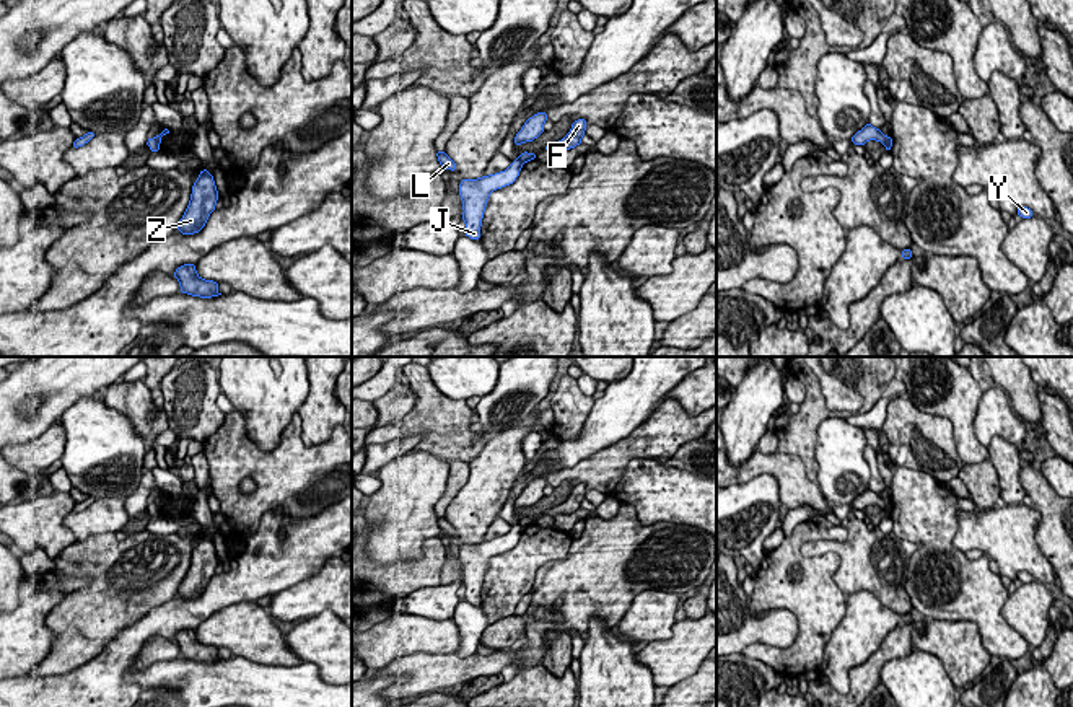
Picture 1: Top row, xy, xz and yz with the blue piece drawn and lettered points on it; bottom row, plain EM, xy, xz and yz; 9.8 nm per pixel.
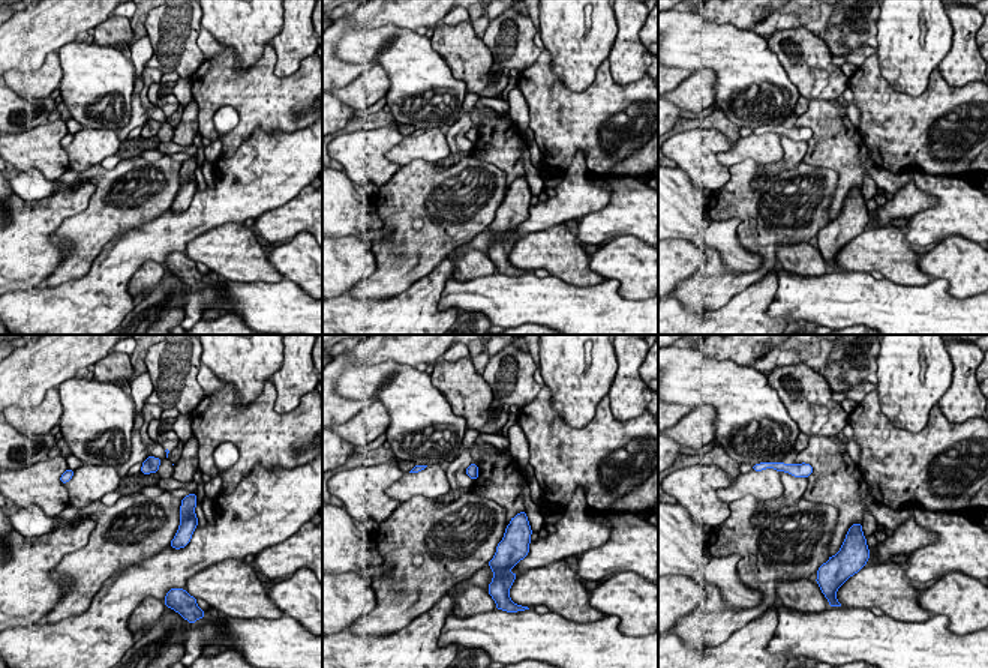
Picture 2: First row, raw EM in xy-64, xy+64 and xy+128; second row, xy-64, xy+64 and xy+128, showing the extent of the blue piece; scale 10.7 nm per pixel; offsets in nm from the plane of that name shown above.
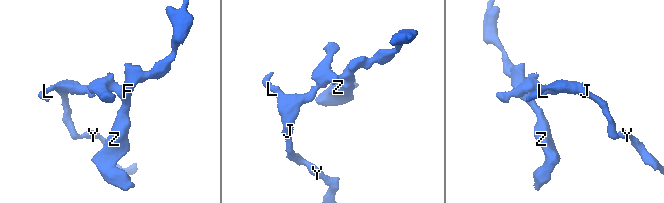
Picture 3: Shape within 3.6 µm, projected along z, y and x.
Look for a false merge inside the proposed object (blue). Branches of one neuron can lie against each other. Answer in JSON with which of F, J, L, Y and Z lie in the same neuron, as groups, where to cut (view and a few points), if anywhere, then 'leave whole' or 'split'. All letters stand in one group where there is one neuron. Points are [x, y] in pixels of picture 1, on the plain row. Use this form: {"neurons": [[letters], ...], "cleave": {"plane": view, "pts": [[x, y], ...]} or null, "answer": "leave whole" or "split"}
{"neurons": [["F", "Z"], ["J", "L", "Y"]], "cleave": {"plane": "xy", "pts": [[157, 502], [158, 509]]}, "answer": "split"}

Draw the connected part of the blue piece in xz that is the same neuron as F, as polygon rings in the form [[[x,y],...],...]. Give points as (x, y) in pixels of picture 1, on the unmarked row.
[[[578,484],[572,489],[570,497],[558,507],[545,510],[544,515],[570,515],[575,513],[576,510],[581,508],[581,502],[585,500],[586,495],[586,485]]]

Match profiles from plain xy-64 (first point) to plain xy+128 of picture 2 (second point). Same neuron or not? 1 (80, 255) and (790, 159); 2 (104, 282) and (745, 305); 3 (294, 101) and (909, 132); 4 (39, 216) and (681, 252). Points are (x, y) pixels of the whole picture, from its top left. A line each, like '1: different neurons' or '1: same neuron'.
1: different neurons
2: same neuron
3: same neuron
4: same neuron

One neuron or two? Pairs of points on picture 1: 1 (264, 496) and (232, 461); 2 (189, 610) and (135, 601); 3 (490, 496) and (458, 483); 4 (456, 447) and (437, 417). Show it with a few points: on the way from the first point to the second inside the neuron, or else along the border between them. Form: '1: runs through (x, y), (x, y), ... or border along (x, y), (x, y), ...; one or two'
1: runs through (264, 483), (264, 478), (245, 461); one
2: border along (176, 593), (150, 608), (131, 626); two
3: border along (469, 463), (469, 479), (443, 515); two
4: runs through (448, 443), (437, 432), (437, 425); one

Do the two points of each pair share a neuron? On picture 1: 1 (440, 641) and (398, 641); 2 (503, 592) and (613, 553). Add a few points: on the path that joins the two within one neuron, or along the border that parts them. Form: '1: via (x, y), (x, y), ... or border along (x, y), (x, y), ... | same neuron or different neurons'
1: via (430, 641), (407, 641) | same neuron
2: border along (564, 557), (546, 561), (538, 569), (531, 588) | different neurons

